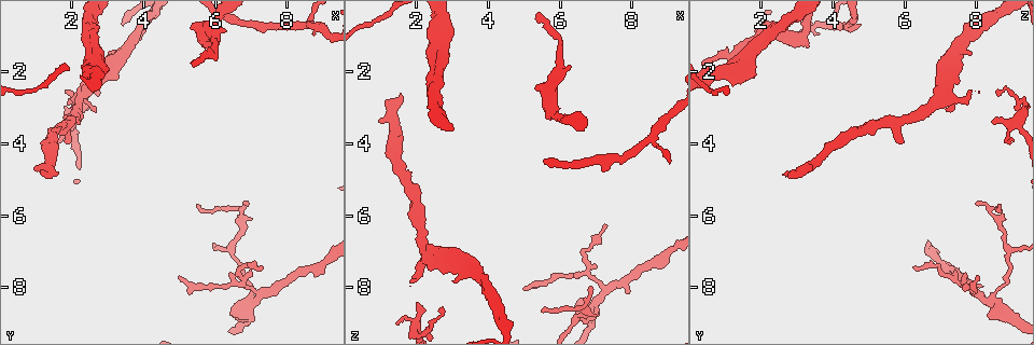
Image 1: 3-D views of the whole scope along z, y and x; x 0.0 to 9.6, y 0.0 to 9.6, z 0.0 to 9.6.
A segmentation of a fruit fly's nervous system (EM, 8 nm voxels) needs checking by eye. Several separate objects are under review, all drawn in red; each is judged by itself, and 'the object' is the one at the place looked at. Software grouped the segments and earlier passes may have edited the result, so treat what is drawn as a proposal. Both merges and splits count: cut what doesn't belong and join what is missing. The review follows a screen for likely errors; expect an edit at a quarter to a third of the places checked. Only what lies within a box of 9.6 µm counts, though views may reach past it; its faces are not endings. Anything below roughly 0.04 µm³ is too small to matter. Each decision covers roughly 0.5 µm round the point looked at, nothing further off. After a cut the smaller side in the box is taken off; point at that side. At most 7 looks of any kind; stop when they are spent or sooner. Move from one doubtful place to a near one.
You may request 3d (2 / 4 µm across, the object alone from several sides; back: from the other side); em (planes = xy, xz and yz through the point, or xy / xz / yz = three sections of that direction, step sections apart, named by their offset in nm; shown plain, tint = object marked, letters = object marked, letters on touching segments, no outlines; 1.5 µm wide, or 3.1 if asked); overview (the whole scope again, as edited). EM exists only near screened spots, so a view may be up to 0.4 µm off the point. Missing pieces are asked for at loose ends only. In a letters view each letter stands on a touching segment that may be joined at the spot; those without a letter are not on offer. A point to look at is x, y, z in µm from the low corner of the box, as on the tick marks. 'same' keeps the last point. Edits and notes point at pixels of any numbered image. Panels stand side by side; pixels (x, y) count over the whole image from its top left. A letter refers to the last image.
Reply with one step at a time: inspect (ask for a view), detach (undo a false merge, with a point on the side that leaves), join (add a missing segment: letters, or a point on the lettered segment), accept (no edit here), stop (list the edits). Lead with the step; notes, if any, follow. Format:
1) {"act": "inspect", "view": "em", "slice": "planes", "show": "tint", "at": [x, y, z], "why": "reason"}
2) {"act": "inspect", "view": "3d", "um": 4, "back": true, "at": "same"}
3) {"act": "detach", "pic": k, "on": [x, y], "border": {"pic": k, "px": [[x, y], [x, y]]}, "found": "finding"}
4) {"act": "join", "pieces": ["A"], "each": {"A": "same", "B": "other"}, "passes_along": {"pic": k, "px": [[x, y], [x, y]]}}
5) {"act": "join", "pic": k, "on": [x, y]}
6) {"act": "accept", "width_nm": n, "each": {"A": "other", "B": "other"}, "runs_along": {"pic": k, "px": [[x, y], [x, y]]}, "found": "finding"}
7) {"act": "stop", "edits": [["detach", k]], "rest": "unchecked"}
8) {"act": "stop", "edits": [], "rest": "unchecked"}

{"act": "inspect", "view": "em", "slice": "xz", "step": 8, "show": "letters", "at": [1.50, 4.90, 2.65]}

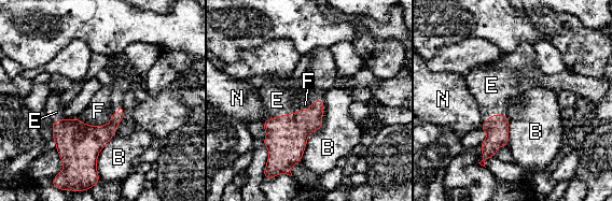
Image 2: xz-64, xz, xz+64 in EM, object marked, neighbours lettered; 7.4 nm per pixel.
{"act": "join", "pieces": ["E"], "each": {"B": "other", "E": "same", "F": "other", "N": "other"}, "passes_along": {"pic": 2, "px": [[287, 137], [284, 114], [277, 100]]}, "found": "the neuron continues"}

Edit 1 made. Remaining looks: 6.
{"act": "inspect", "view": "overview", "why": "redraw"}

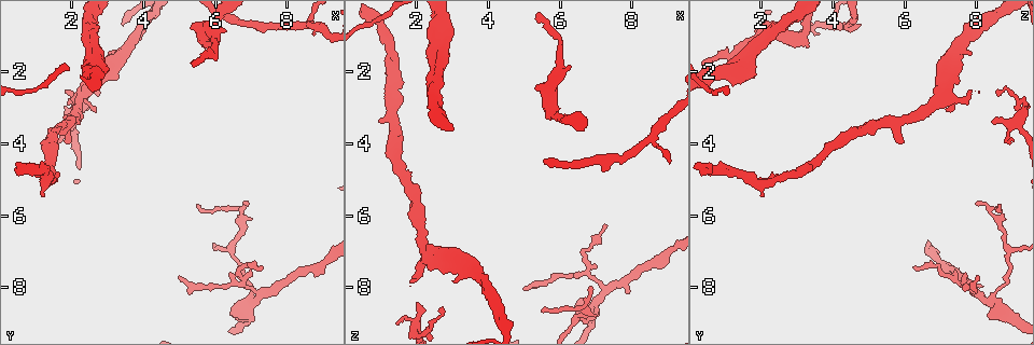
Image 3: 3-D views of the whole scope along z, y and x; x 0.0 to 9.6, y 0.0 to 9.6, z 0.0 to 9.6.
{"act": "inspect", "view": "em", "slice": "planes", "show": "letters", "at": [7.30, 7.45, 6.20], "why": "thin end"}

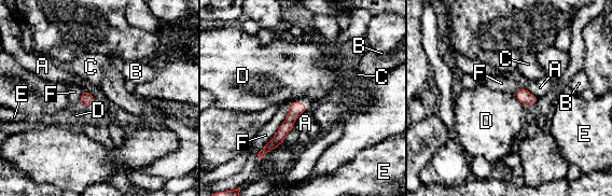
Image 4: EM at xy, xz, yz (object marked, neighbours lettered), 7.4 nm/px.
{"act": "accept", "each": {"A": "other", "B": "other", "C": "other", "D": "other", "E": "other", "F": "other"}, "runs_along": {"pic": 4, "px": [[303, 107], [266, 148]]}, "found": "no lettered segment goes on from it"}

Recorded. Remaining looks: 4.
{"act": "inspect", "view": "em", "slice": "yz", "step": 8, "show": "tint", "at": [3.05, 1.50, 7.80], "why": "branch stops here"}

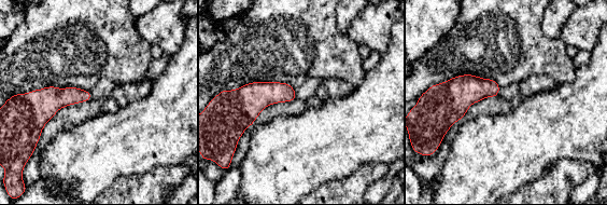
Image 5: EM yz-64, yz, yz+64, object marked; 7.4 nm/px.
{"act": "inspect", "view": "em", "slice": "planes", "show": "letters", "at": "same", "why": "cut it another way"}

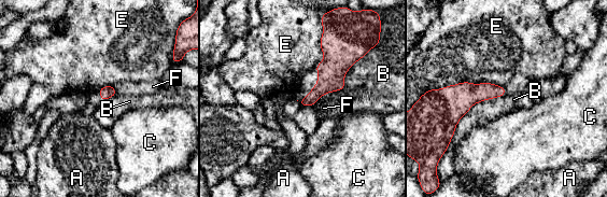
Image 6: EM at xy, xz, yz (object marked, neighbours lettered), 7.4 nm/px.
{"act": "accept", "each": {"A": "other", "B": "other", "C": "other", "E": "other", "F": "other"}, "border": {"pic": 6, "px": [[504, 85], [459, 82], [440, 88]]}, "found": "no lettered segment goes on from it"}

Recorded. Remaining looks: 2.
{"act": "stop", "edits": [["join", 2]], "rest": "unchecked"}

